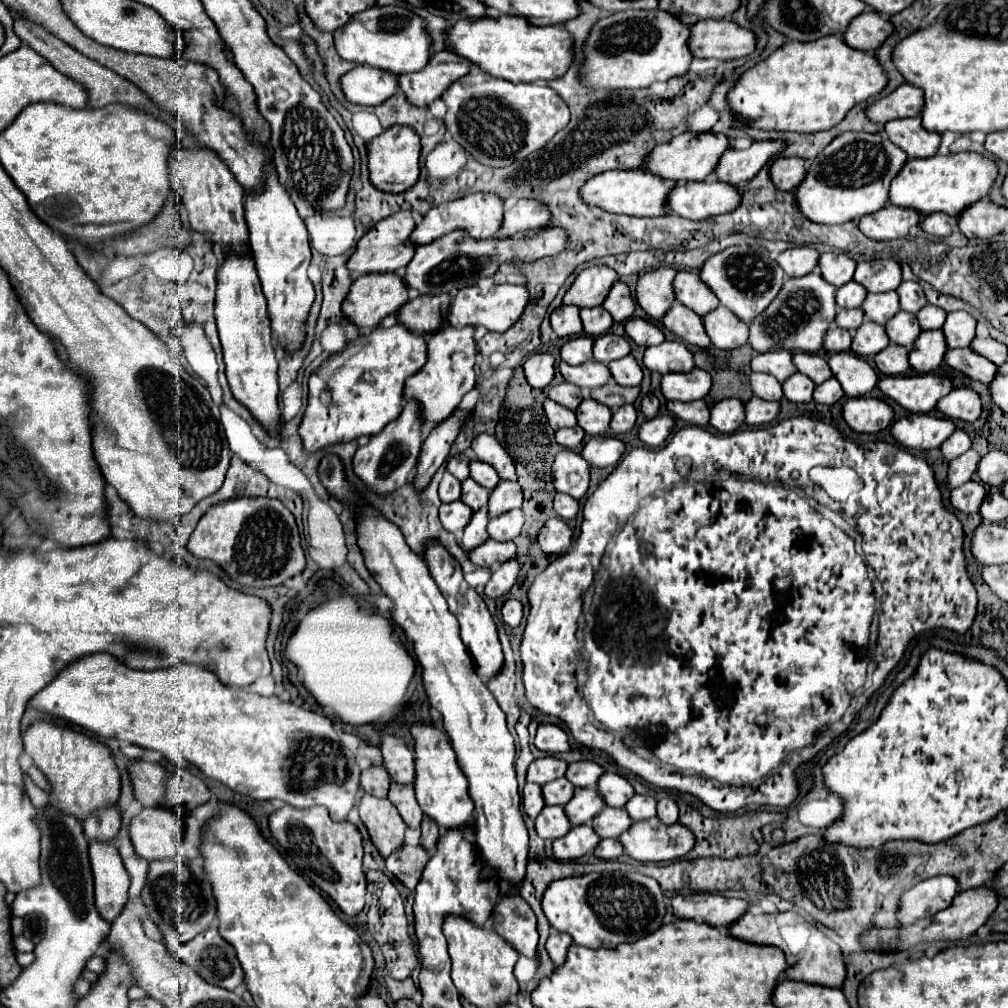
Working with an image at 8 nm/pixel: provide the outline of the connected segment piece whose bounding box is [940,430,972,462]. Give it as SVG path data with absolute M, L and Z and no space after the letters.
M956 430L948 440L944 440L944 444L940 446L940 450L942 450L942 454L944 454L944 458L950 462L950 460L954 460L956 456L960 456L960 454L964 454L966 450L970 450L970 438L968 438L968 434L964 432L964 430Z

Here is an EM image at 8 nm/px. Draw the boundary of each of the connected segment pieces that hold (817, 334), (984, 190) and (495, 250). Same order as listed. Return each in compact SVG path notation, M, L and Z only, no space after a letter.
M810 272L802 278L786 278L778 296L770 306L750 322L748 344L756 352L790 350L790 352L818 352L822 350L824 332L836 316L836 288L822 280L820 272Z
M960 152L948 156L928 156L928 158L910 158L890 184L888 198L894 206L914 208L922 214L944 212L948 216L958 216L964 208L988 196L996 180L996 164L976 152Z
M560 228L540 230L534 236L512 236L512 240L468 240L468 236L460 232L452 232L436 240L436 244L426 244L424 248L416 248L414 258L406 266L404 284L412 290L418 290L422 296L448 294L450 290L460 290L464 286L472 286L480 278L494 276L500 264L506 264L512 258L520 258L524 262L538 260L542 256L552 256L564 250L564 232Z

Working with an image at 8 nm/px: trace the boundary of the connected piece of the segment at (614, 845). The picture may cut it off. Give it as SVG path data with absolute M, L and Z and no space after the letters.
M600 840L600 844L594 850L594 856L600 860L616 860L622 852L624 848L618 840Z

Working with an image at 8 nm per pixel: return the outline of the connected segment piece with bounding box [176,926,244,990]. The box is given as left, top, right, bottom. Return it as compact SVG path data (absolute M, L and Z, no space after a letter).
M212 926L204 934L196 936L180 948L176 960L190 966L210 984L216 984L226 990L234 990L244 982L244 972L232 946L218 934L218 928Z

